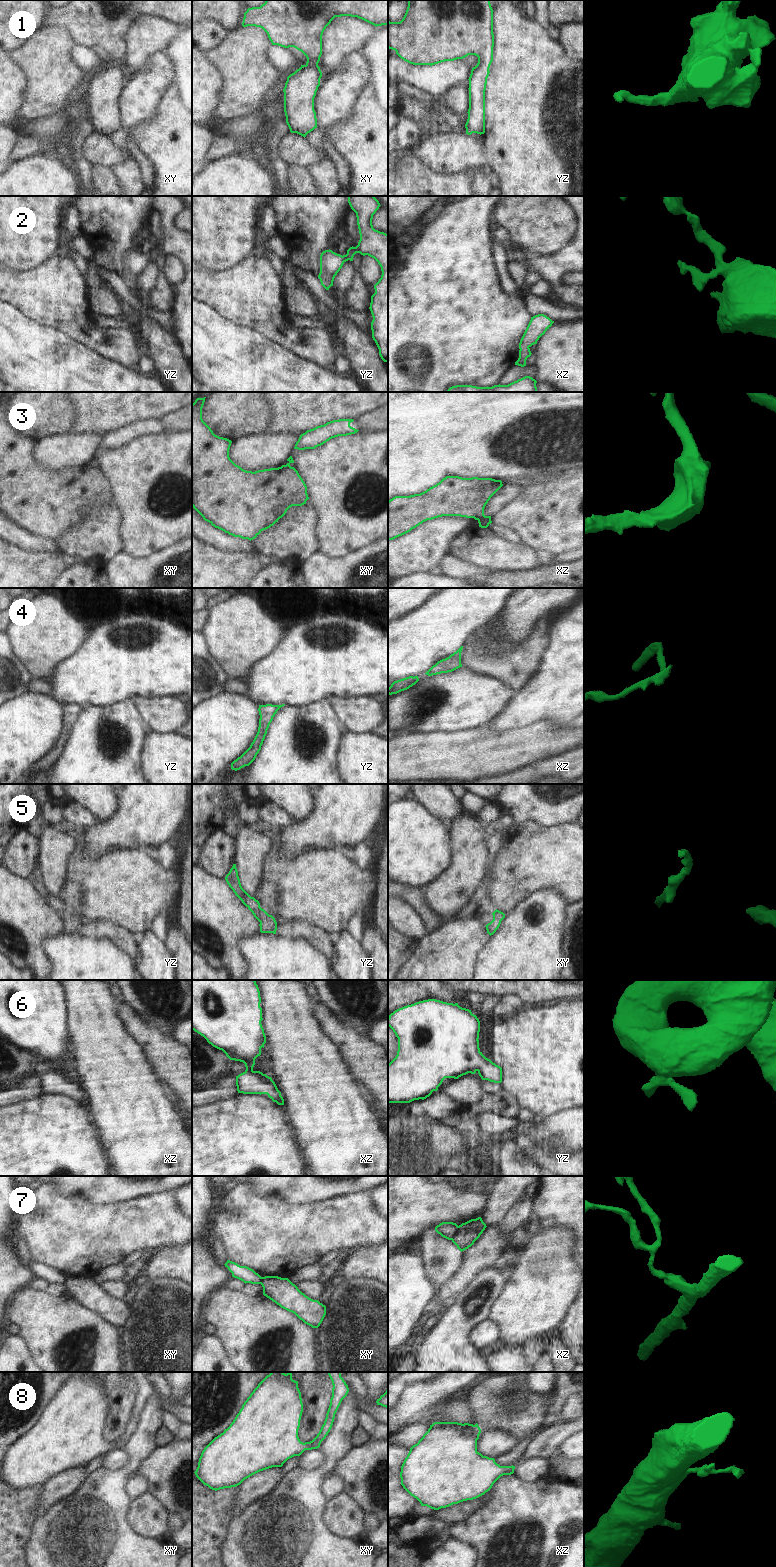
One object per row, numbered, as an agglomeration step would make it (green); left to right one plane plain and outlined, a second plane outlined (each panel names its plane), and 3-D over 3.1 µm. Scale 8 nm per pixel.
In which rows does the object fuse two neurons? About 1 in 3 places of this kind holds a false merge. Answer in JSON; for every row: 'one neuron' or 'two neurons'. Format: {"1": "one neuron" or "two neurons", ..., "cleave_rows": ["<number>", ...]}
{"1": "one neuron", "2": "one neuron", "3": "two neurons", "4": "one neuron", "5": "one neuron", "6": "one neuron", "7": "two neurons", "8": "one neuron", "cleave_rows": ["3", "7"]}

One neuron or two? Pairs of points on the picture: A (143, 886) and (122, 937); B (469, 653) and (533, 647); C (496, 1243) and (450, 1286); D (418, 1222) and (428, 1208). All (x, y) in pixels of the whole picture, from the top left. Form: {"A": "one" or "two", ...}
{"A": "two", "B": "one", "C": "one", "D": "one"}

